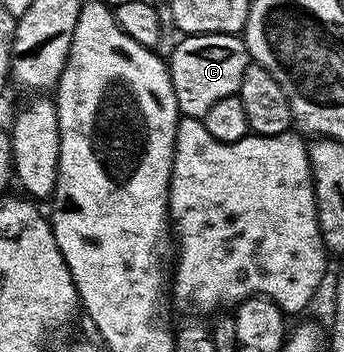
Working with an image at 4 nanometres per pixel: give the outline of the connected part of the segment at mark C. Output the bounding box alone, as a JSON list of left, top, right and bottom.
[168,34,252,119]

